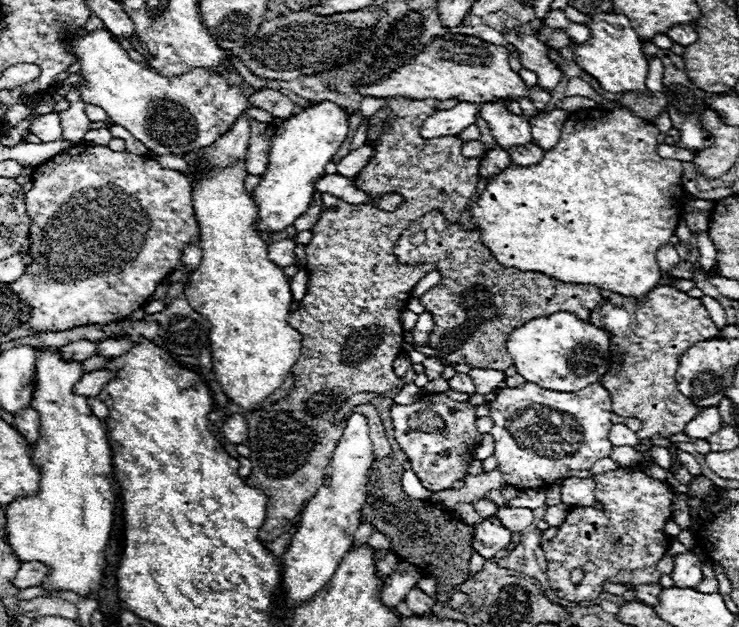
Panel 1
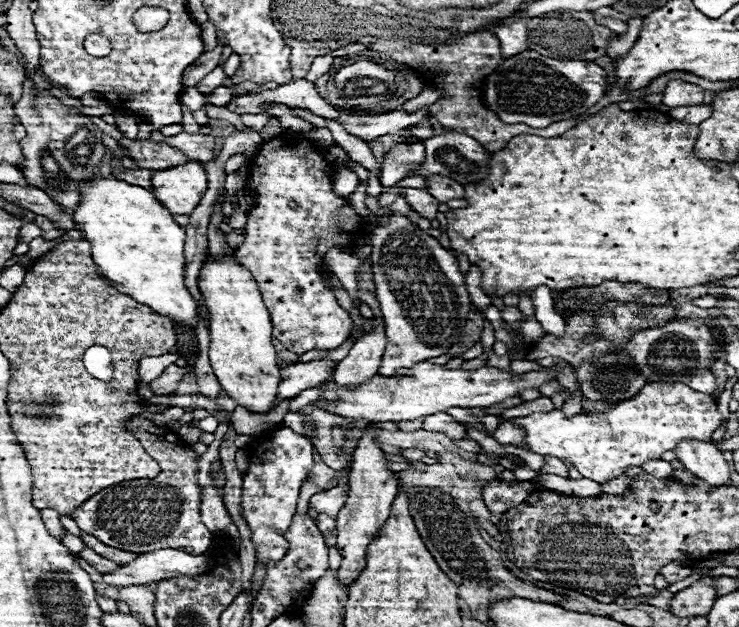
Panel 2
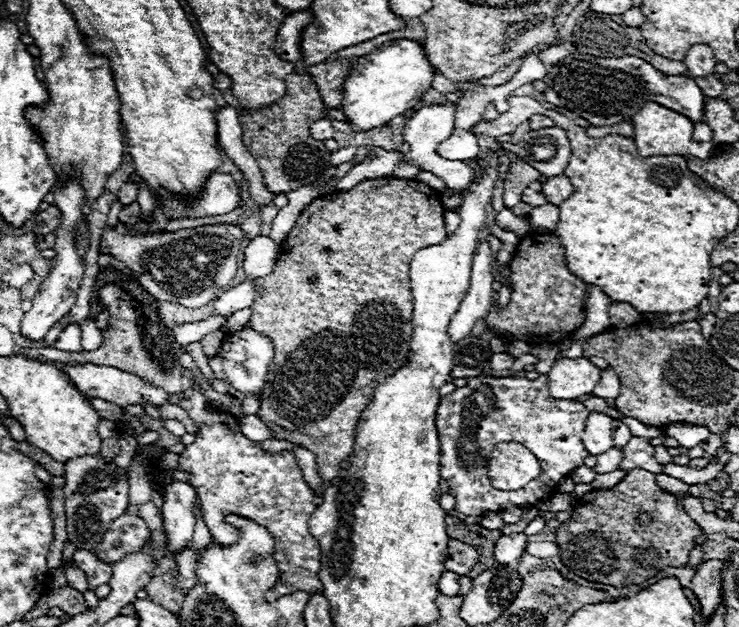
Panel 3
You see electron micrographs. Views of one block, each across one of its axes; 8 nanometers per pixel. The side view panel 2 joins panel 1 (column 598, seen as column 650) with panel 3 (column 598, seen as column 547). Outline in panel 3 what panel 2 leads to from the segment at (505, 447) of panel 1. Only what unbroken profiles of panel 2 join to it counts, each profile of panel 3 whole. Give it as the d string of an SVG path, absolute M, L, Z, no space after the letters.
M590 412L584 428L584 446L590 454L598 456L614 446L612 442L612 418L602 412Z

